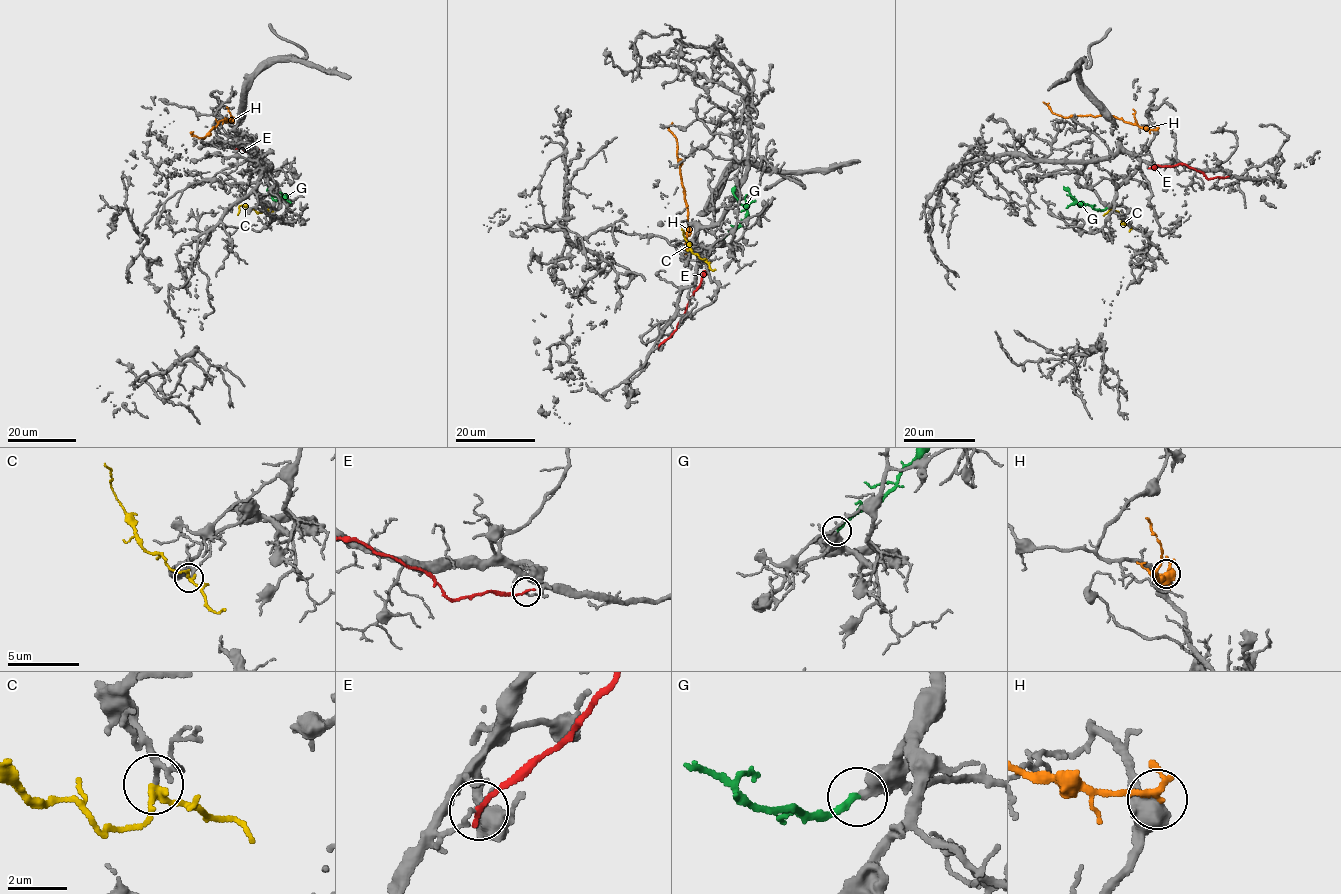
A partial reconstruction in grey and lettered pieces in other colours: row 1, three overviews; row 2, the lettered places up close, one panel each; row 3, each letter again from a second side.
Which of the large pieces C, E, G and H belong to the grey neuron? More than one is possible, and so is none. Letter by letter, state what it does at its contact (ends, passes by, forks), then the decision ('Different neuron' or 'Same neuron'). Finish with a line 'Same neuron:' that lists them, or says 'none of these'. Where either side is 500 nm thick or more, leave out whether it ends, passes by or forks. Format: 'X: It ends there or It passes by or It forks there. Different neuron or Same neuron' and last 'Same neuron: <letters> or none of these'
C: It passes by. Same neuron
E: It ends there. Different neuron
G: It ends there. Same neuron
H: Different neuron
Same neuron: C, G

